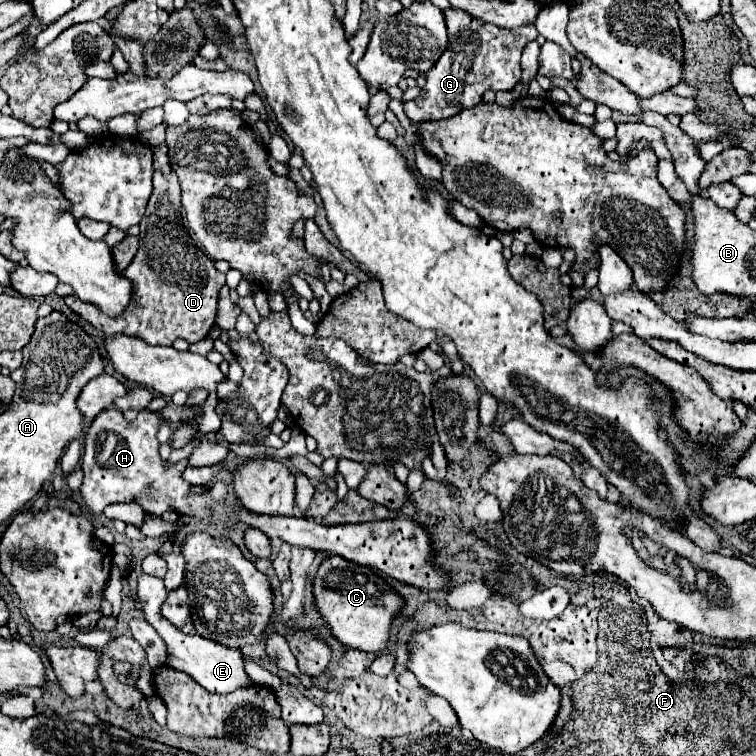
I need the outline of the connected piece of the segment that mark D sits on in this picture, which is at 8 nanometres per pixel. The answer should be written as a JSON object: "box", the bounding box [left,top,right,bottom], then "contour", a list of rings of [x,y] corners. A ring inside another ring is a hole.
{"box":[64,144,226,346],"contour":[[[166,144],[154,148],[154,192],[140,222],[138,254],[124,274],[134,282],[134,292],[130,306],[118,318],[100,314],[96,306],[81,302],[78,296],[66,296],[64,302],[106,336],[140,336],[148,344],[160,346],[172,346],[172,342],[178,338],[184,338],[192,344],[208,336],[216,320],[218,294],[226,284],[226,276],[214,268],[214,260],[200,252],[182,224],[180,184],[174,170],[170,168]]]}

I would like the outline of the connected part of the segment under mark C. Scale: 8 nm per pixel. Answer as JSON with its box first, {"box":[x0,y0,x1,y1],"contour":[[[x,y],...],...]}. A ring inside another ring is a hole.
{"box":[314,554,406,654],"contour":[[[336,554],[322,562],[314,578],[314,594],[322,616],[328,620],[332,634],[346,646],[356,650],[380,654],[390,644],[390,630],[394,618],[402,612],[406,600],[372,568],[346,562]]]}

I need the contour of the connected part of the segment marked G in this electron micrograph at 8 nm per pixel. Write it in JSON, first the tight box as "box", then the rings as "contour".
{"box":[404,10,538,124],"contour":[[[444,10],[444,16],[450,46],[444,50],[440,60],[426,72],[426,86],[422,88],[420,96],[410,102],[404,102],[406,116],[416,124],[444,120],[460,114],[462,104],[464,108],[476,106],[484,90],[512,90],[522,74],[522,50],[530,40],[536,40],[538,36],[538,30],[534,26],[506,30],[482,22],[466,14],[464,10]]]}

